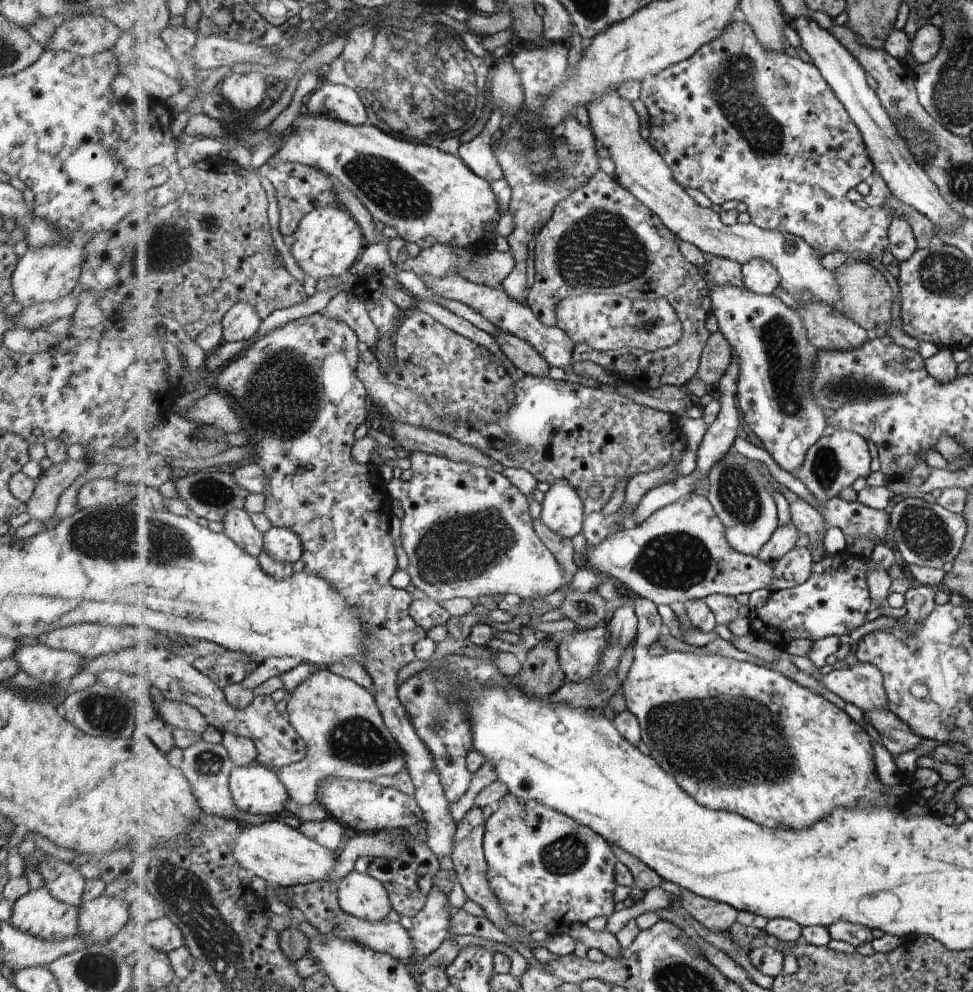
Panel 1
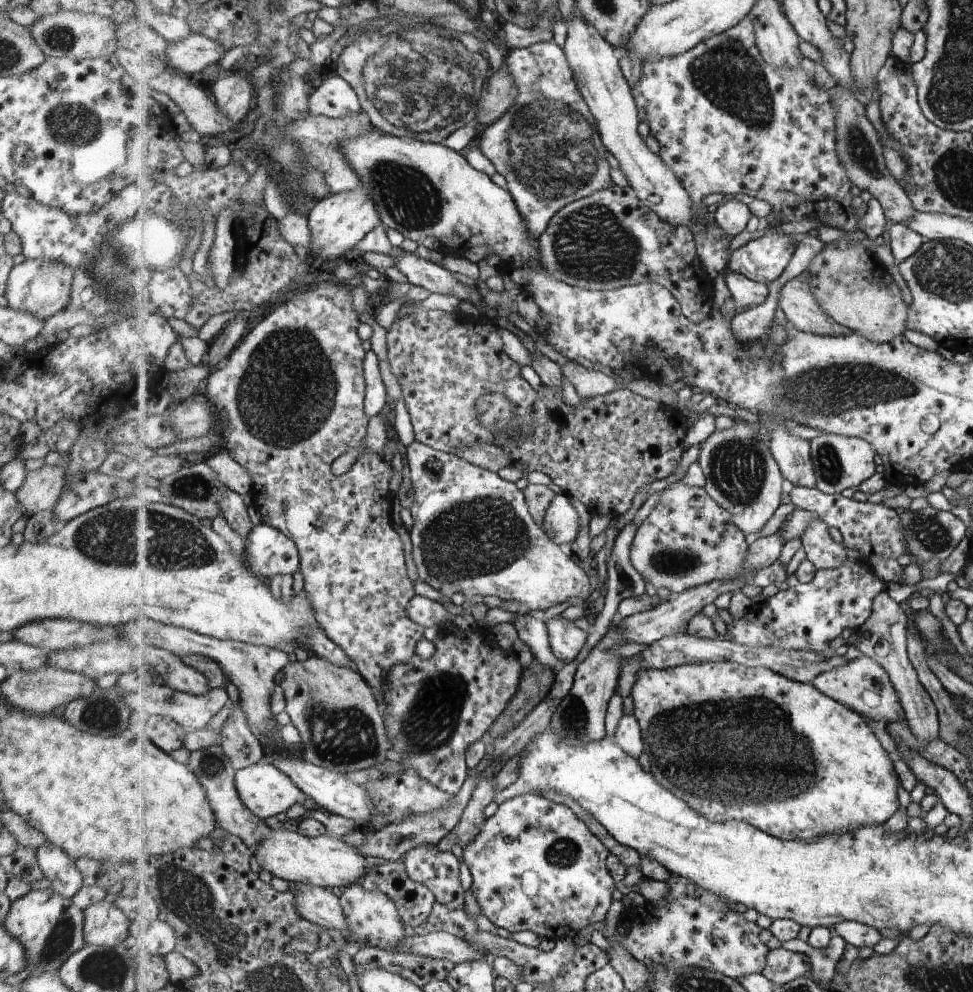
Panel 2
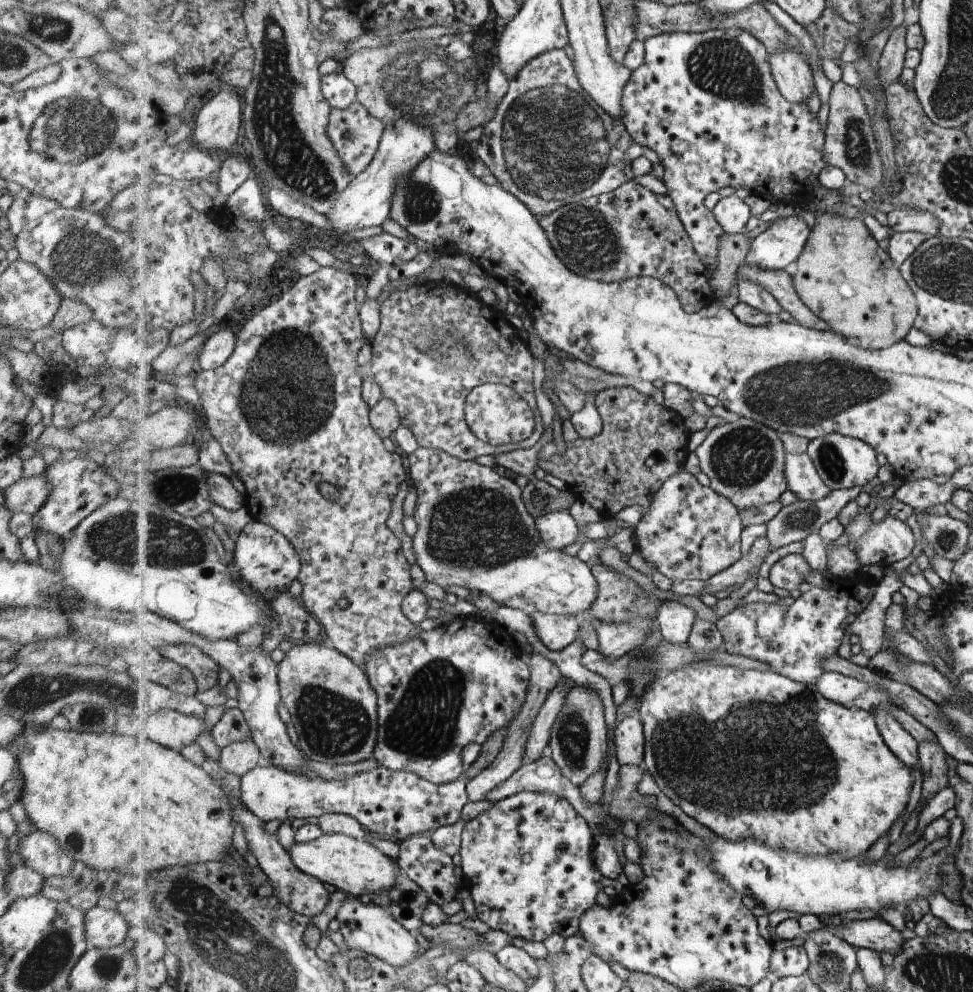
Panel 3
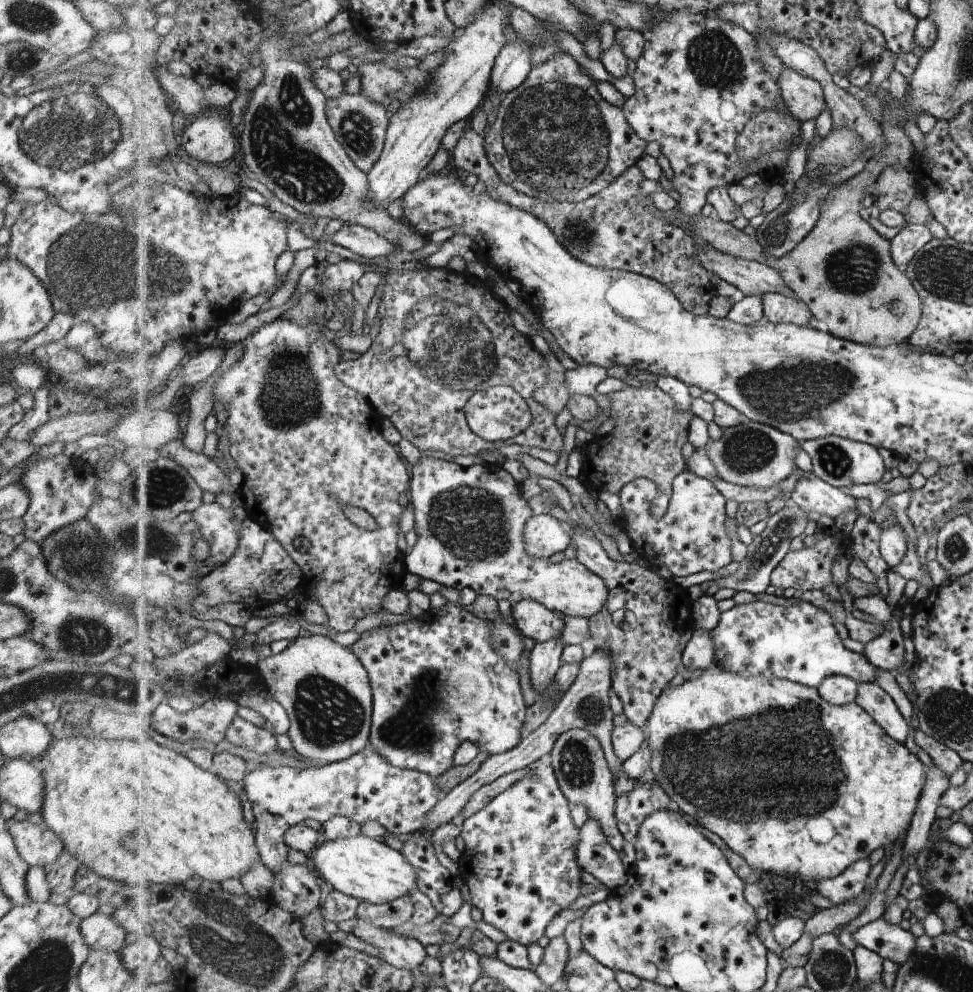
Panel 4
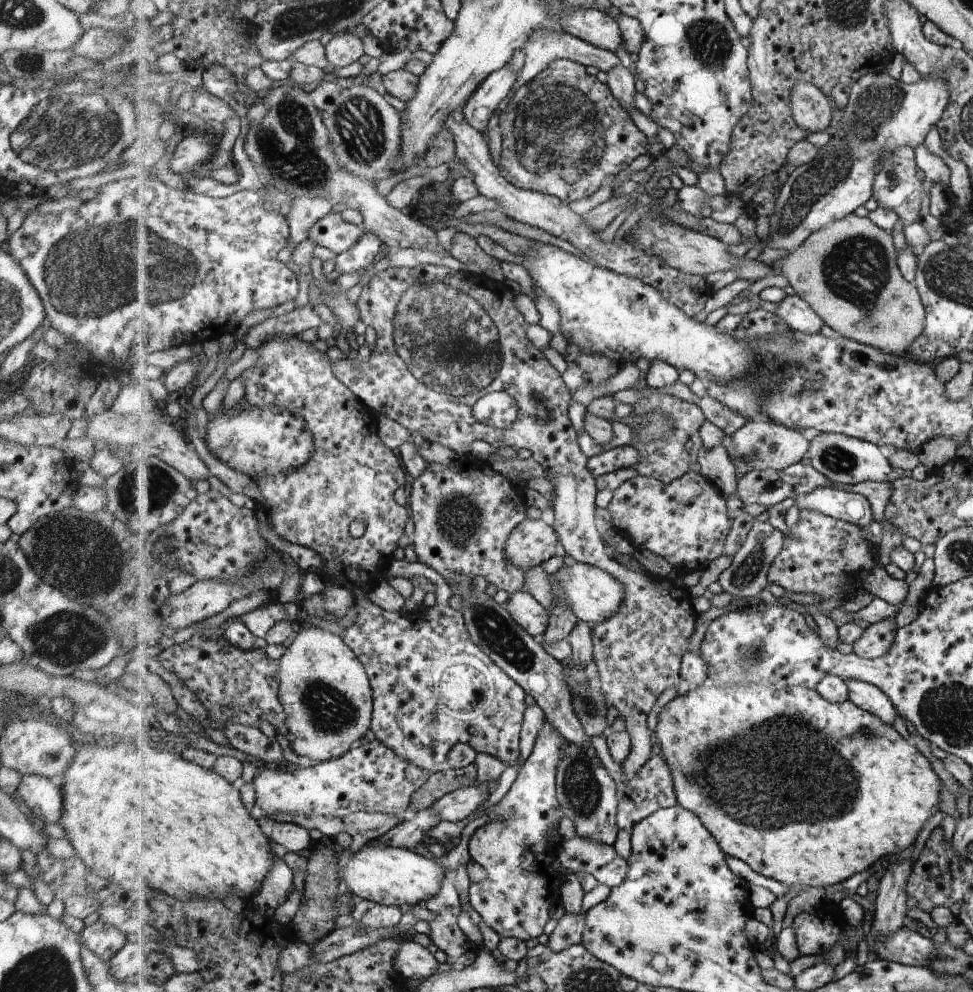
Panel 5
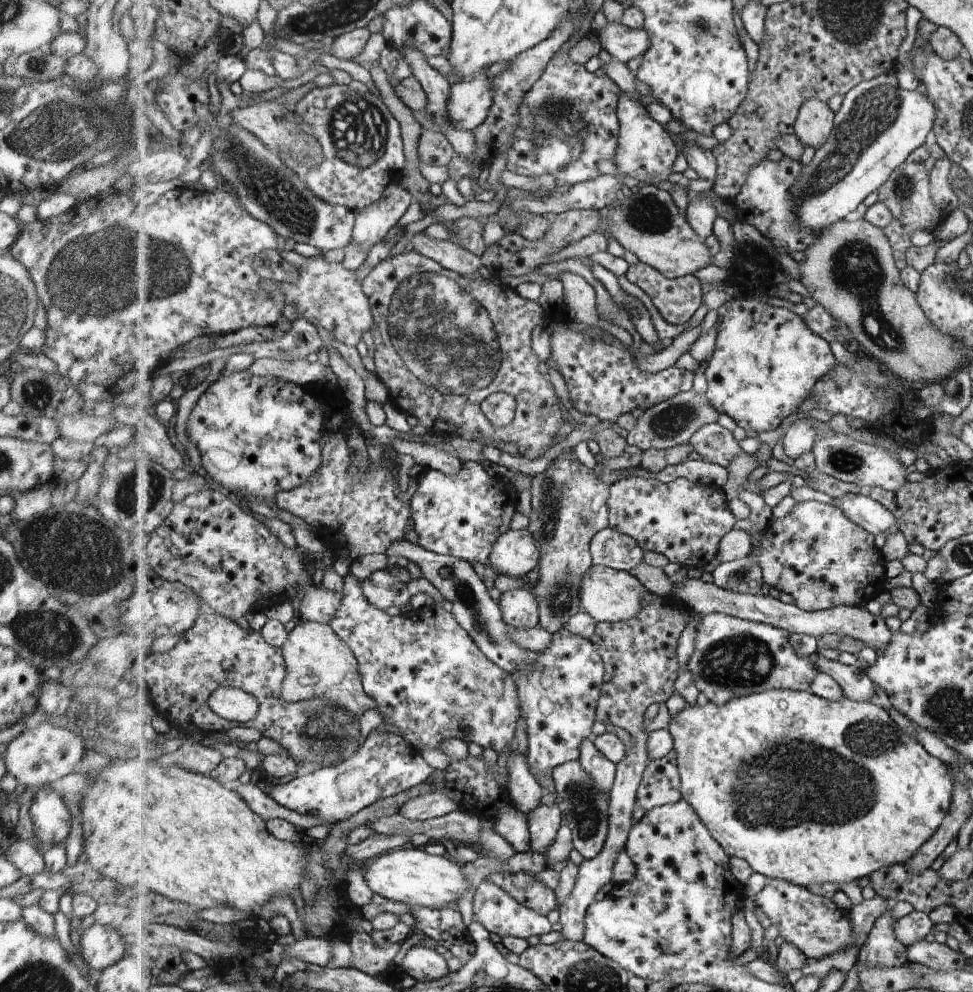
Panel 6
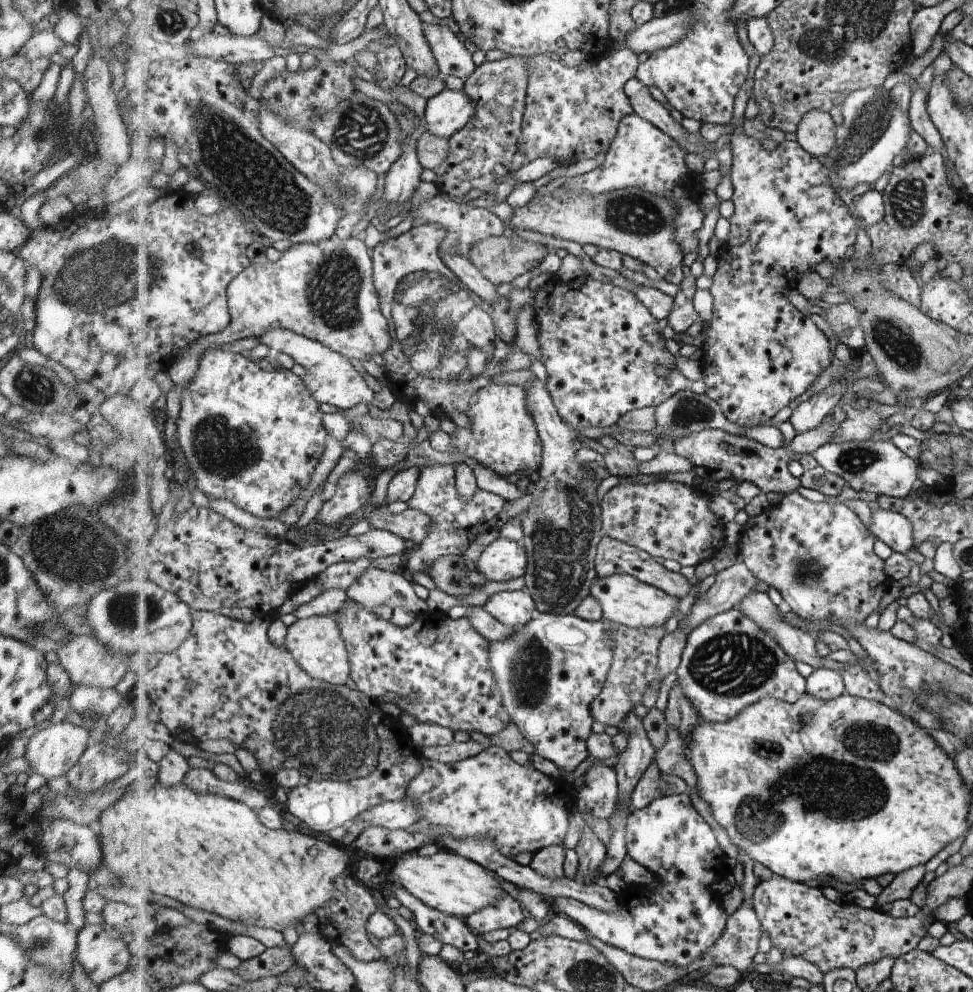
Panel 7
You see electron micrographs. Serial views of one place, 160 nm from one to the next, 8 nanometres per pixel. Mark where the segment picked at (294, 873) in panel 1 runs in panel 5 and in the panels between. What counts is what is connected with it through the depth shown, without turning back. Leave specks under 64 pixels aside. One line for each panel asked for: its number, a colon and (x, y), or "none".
2: (327, 861)
3: (355, 866)
4: (363, 868)
5: (386, 875)

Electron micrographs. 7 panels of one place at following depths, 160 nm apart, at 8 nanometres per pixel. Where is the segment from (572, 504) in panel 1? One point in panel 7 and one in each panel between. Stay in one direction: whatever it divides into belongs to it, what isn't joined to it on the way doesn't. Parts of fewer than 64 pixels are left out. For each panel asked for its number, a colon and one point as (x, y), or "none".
2: (562, 521)
3: (558, 529)
4: (544, 535)
5: (533, 541)
6: (515, 553)
7: (503, 560)

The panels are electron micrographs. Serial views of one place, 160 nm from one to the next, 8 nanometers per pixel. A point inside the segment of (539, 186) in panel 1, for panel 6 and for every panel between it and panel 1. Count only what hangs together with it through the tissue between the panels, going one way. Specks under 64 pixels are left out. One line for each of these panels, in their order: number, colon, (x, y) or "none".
2: (548, 145)
3: (550, 143)
4: (555, 137)
5: (564, 132)
6: (570, 121)

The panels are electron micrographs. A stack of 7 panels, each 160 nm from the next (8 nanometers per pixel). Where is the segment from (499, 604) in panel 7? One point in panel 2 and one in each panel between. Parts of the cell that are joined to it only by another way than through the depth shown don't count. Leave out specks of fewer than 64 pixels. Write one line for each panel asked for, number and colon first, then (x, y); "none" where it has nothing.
2: (567, 639)
3: (556, 632)
4: (536, 622)
5: (528, 612)
6: (520, 607)

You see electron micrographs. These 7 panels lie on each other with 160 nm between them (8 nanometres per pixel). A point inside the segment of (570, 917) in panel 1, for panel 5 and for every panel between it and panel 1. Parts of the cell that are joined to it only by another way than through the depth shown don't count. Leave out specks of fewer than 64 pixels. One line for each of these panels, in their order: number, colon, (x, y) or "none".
2: (536, 866)
3: (527, 860)
4: (520, 863)
5: (518, 848)

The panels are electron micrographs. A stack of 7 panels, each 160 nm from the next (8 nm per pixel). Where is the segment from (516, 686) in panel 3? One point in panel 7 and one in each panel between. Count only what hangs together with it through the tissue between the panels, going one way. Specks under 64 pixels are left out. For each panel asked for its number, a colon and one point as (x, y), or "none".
4: (438, 682)
5: (433, 686)
6: (430, 678)
7: (438, 669)

